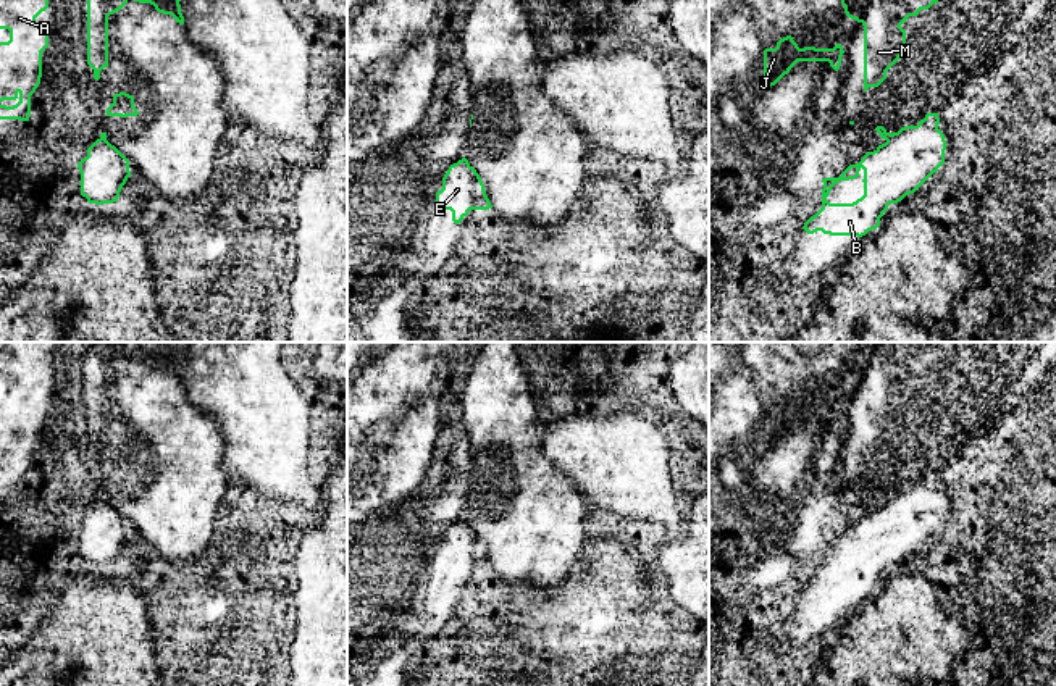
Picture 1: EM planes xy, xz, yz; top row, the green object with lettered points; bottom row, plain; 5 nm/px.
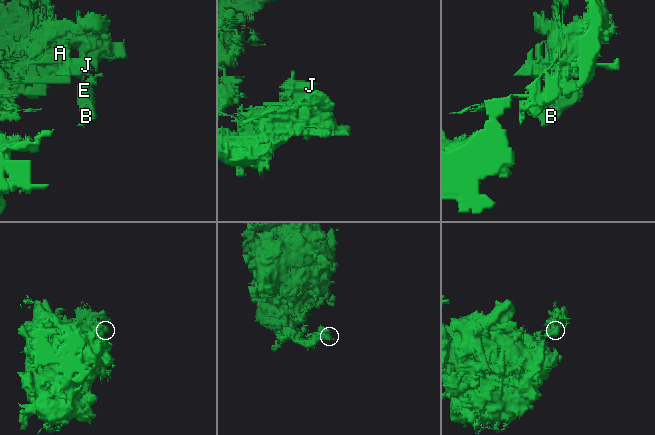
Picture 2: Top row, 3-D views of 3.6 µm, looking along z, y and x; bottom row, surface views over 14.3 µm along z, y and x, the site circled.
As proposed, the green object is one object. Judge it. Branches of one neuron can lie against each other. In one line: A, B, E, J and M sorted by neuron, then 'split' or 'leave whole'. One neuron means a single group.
groups A J M / B E; split

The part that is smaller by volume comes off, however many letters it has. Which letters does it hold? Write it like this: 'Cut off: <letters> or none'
Cut off: B, E

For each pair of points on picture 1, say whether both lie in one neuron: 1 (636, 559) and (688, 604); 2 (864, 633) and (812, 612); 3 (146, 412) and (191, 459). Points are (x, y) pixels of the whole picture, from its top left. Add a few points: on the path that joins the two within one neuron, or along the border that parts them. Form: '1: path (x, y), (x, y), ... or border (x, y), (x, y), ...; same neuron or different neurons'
1: path (651, 559), (683, 589); same neuron
2: border (861, 599), (859, 607), (843, 617); different neurons
3: path (157, 423), (180, 447); same neuron

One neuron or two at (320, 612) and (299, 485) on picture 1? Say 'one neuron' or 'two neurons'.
two neurons

